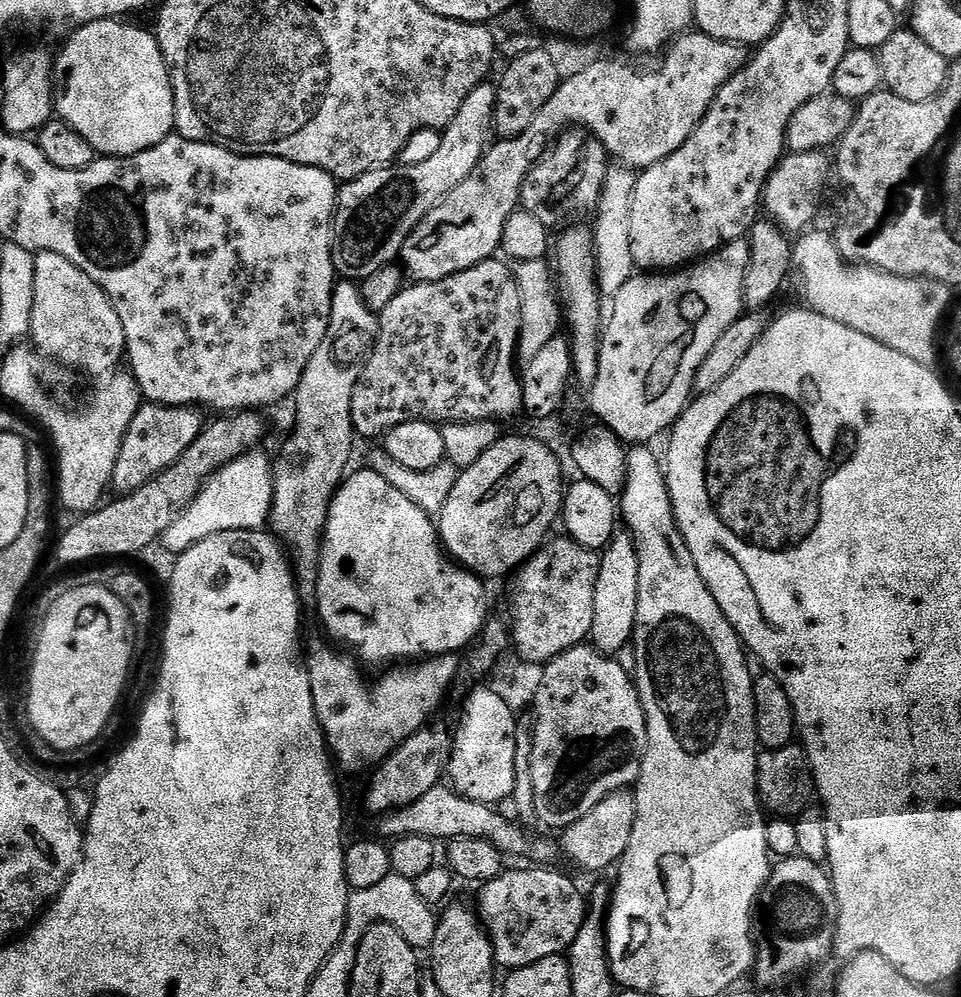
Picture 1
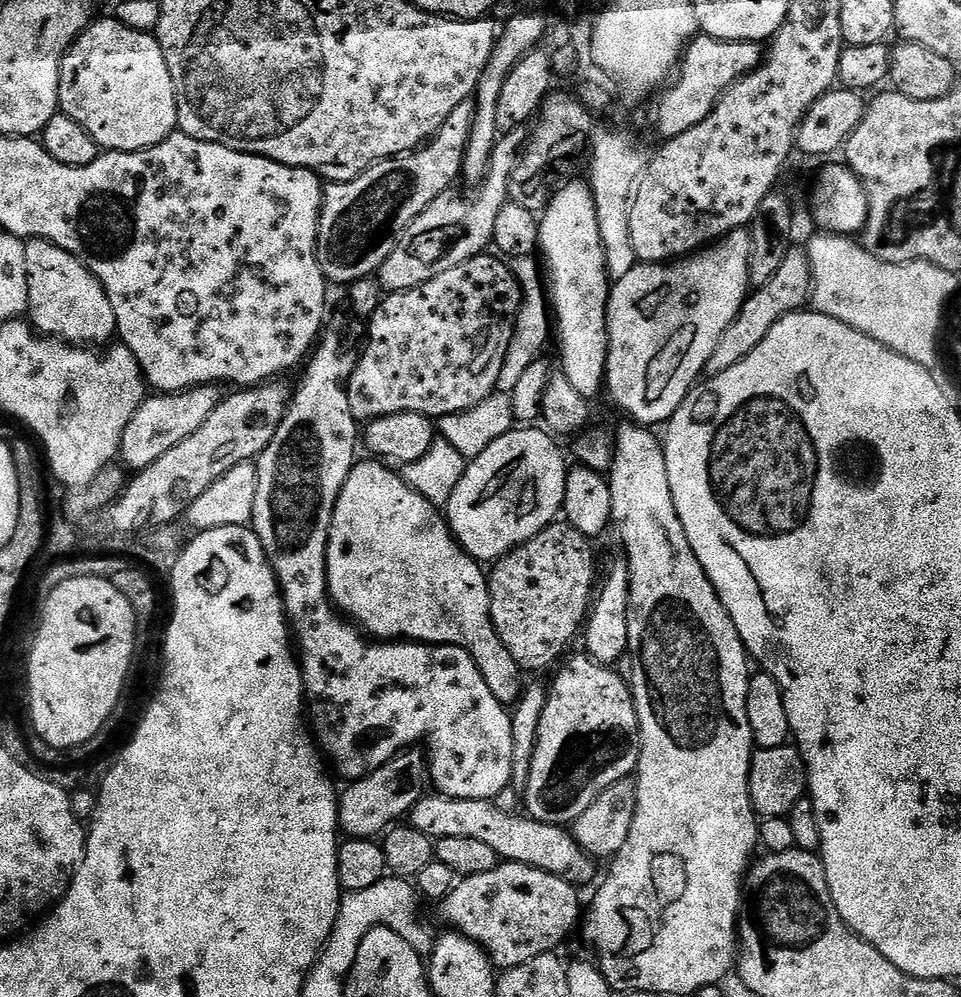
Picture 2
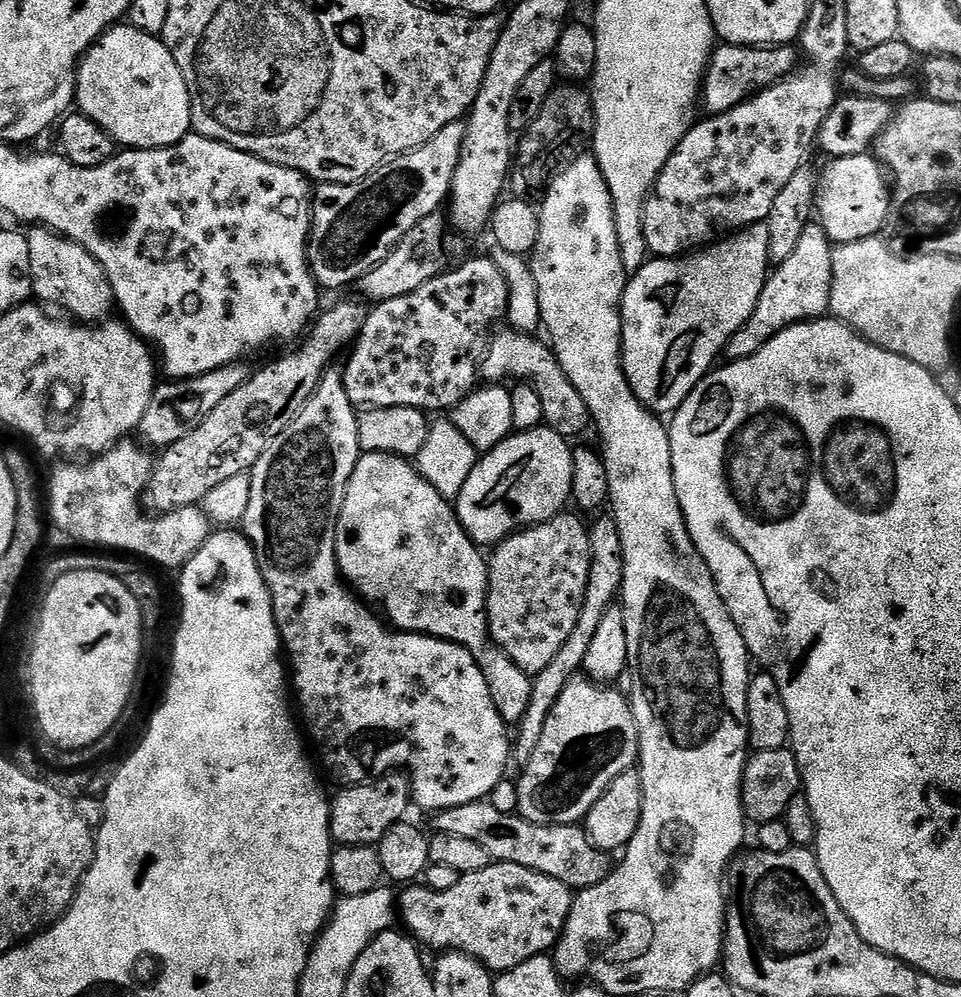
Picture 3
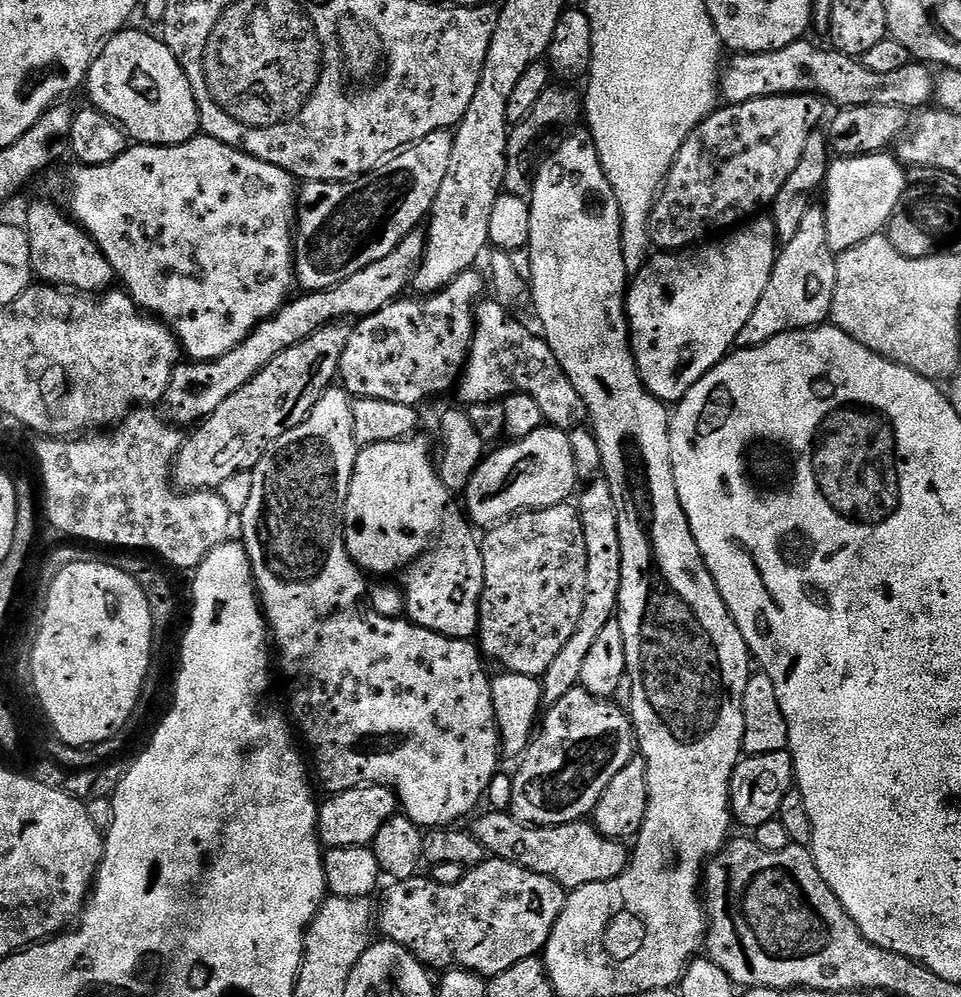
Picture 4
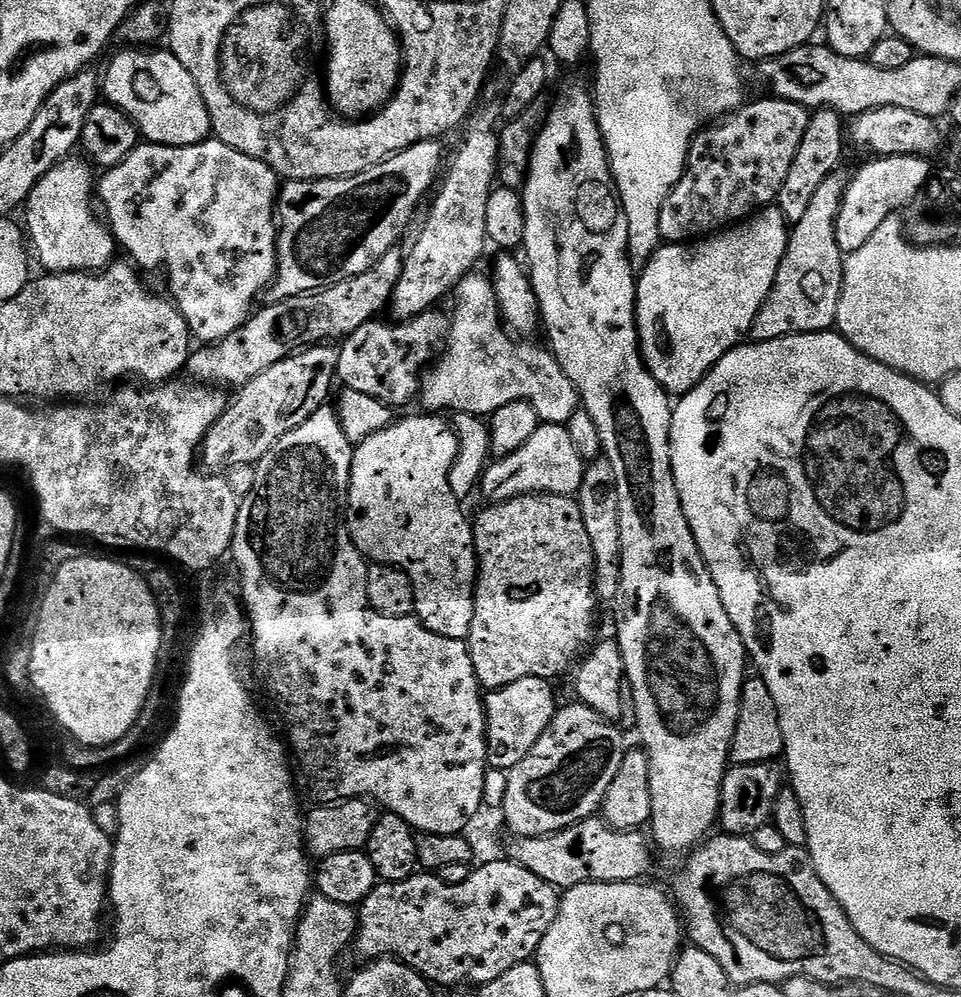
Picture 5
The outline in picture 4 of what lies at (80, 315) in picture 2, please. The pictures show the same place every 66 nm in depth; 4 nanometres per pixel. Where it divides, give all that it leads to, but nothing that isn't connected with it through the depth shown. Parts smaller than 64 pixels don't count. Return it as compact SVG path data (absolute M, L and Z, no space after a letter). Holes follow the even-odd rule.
M40 200L28 208L26 231L30 238L30 262L35 279L89 294L109 291L114 284L114 273L106 254L85 228L61 212L48 200Z

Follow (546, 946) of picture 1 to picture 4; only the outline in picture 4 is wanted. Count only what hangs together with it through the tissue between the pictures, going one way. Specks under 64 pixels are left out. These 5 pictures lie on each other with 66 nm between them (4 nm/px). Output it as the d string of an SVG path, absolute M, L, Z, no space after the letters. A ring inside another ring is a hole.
M495 858L485 859L477 868L465 871L454 886L442 886L424 874L389 885L388 889L383 889L380 904L378 900L378 932L383 939L410 949L429 970L465 968L485 978L502 974L502 970L510 970L510 966L531 956L539 957L566 899L566 890L558 882Z

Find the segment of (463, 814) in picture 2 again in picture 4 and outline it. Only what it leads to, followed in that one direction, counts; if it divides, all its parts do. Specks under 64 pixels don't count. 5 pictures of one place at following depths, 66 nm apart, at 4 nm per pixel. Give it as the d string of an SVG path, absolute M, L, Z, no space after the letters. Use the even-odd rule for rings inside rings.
M488 810L485 813L485 816L477 815L476 825L470 828L472 835L482 842L485 853L497 860L522 866L534 874L542 874L558 882L565 890L581 888L594 882L610 882L618 878L618 874L622 874L628 866L629 849L621 841L603 836L595 823L587 819L569 824L529 826L508 812Z

